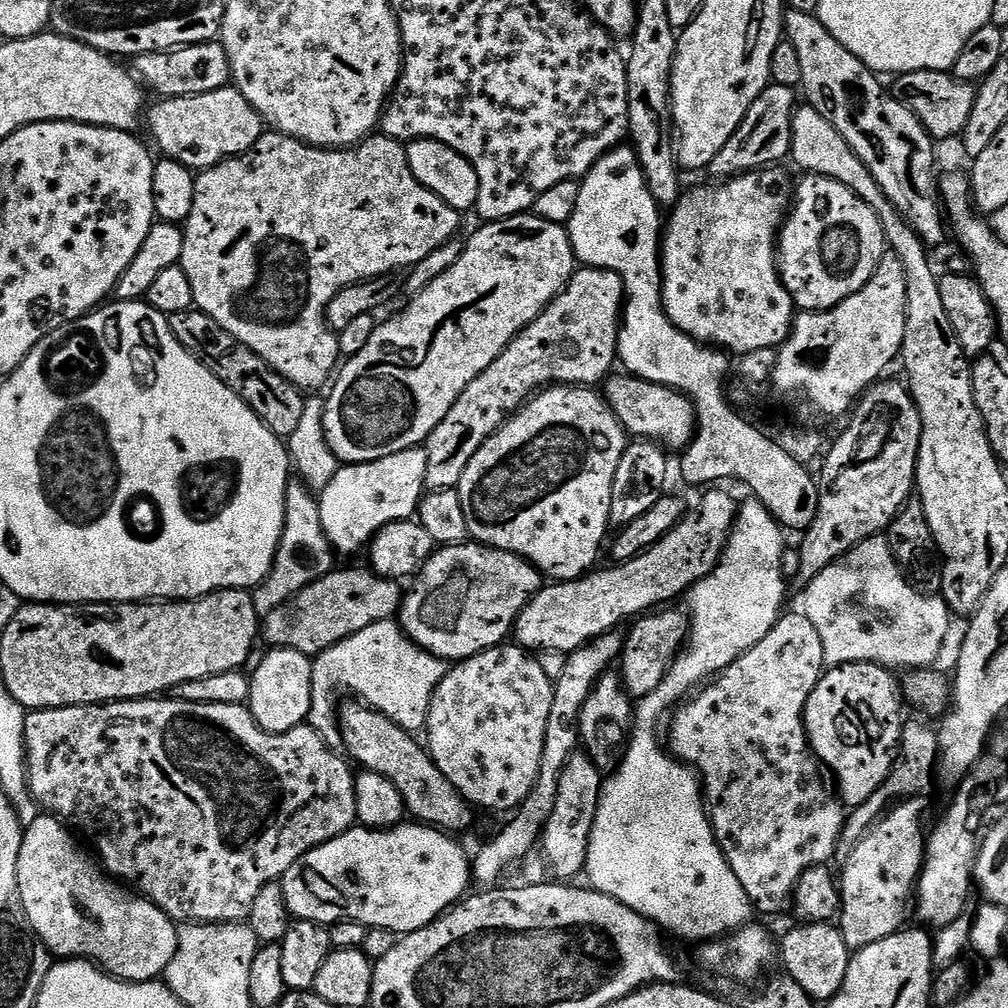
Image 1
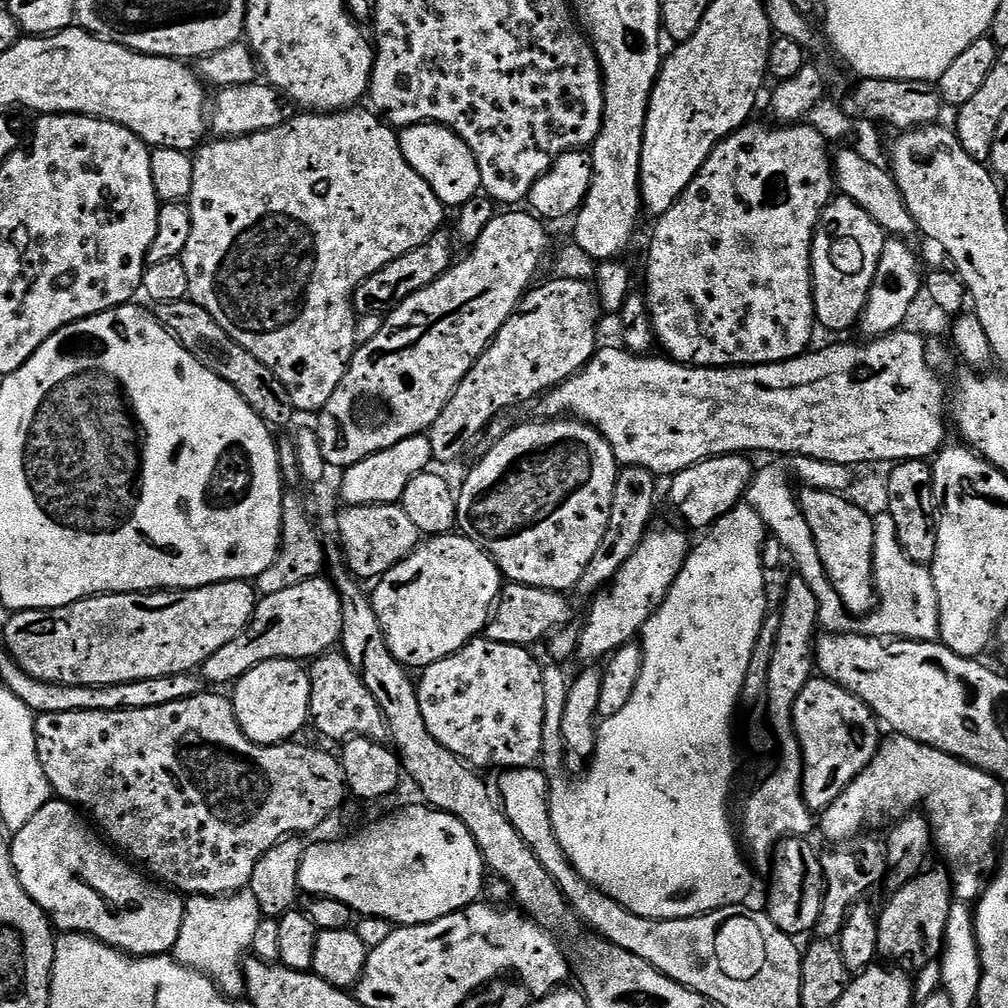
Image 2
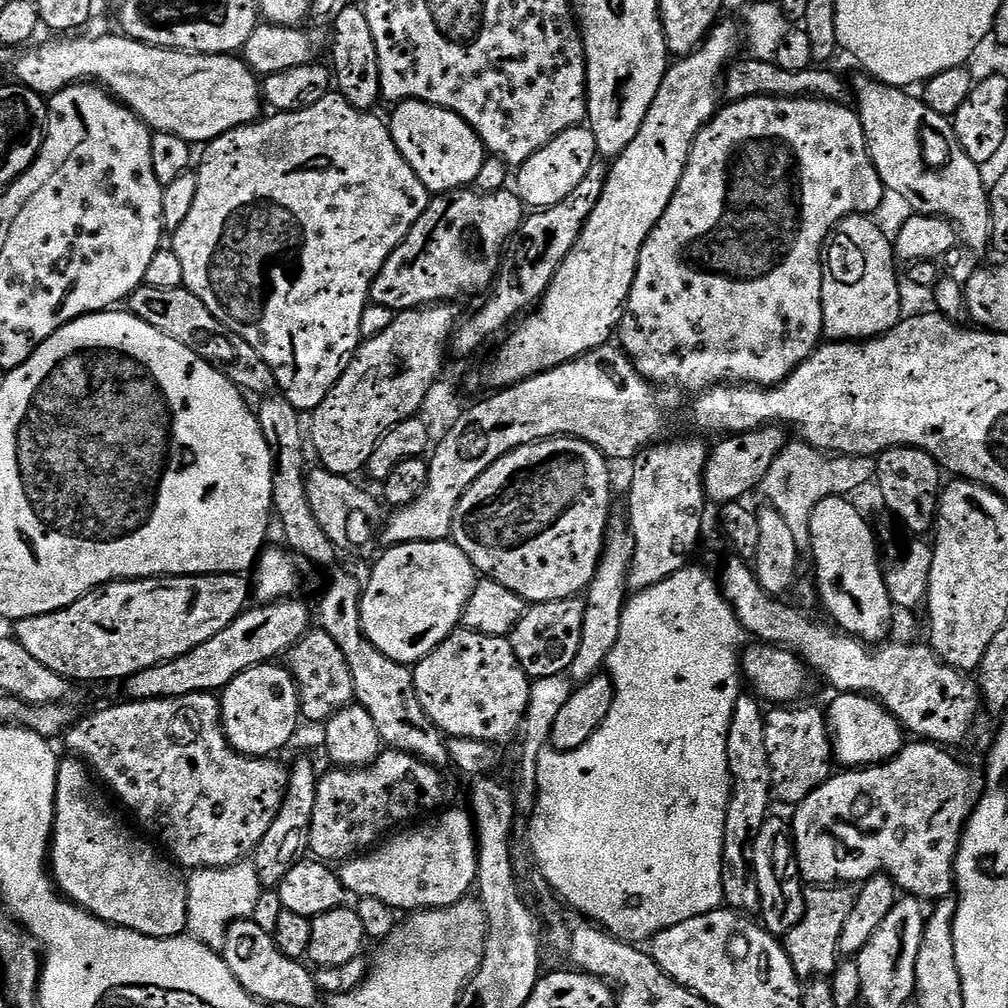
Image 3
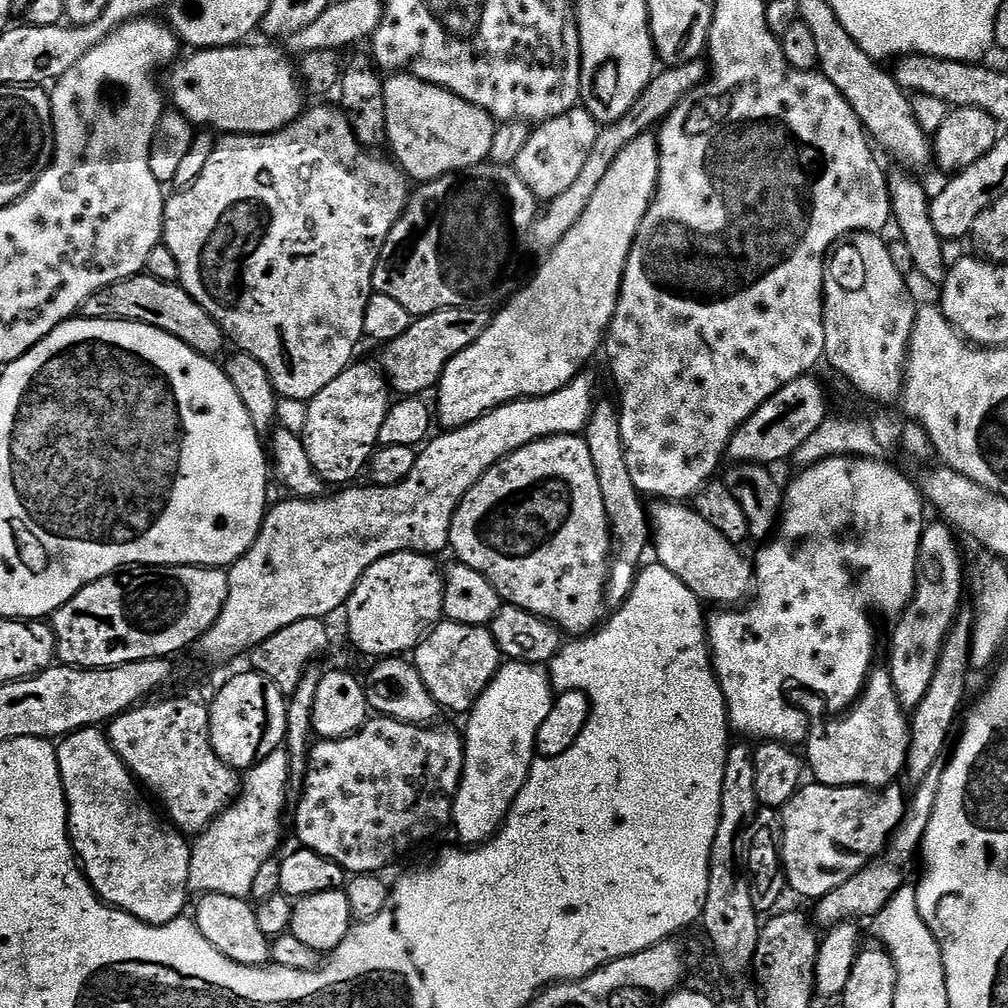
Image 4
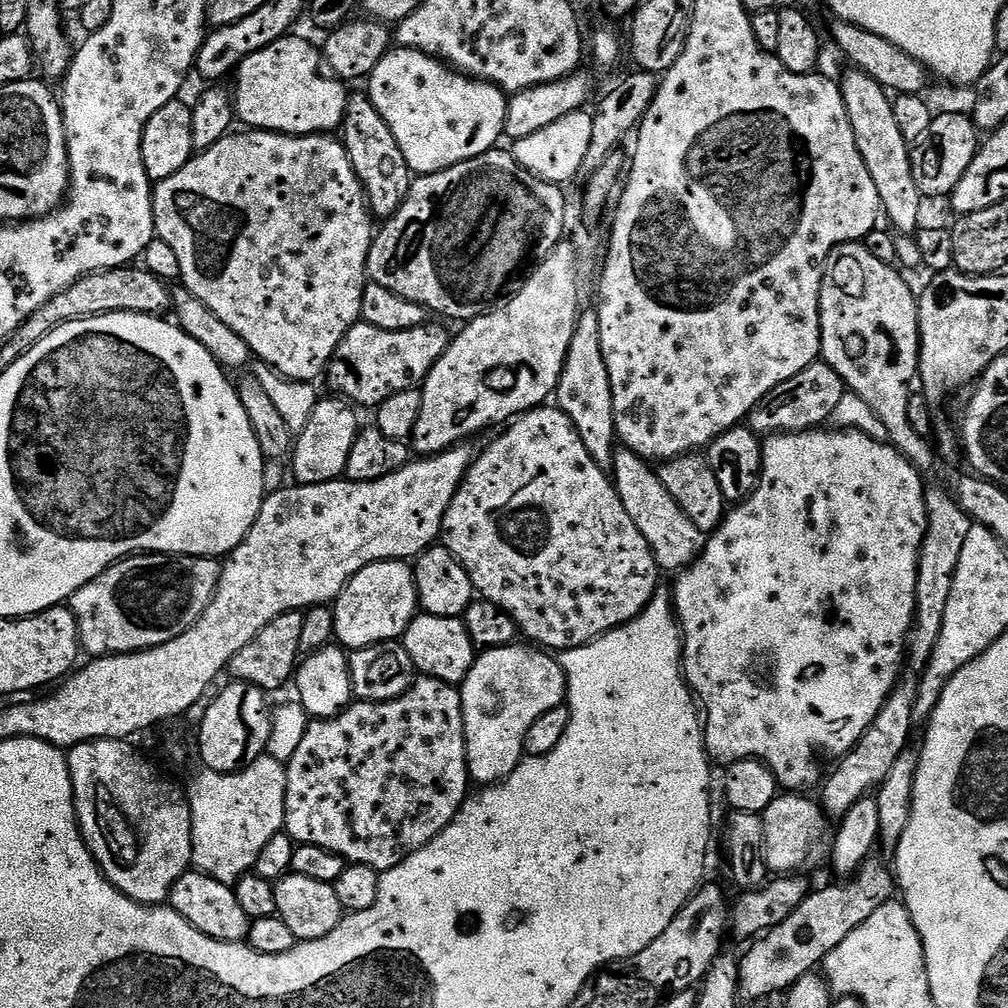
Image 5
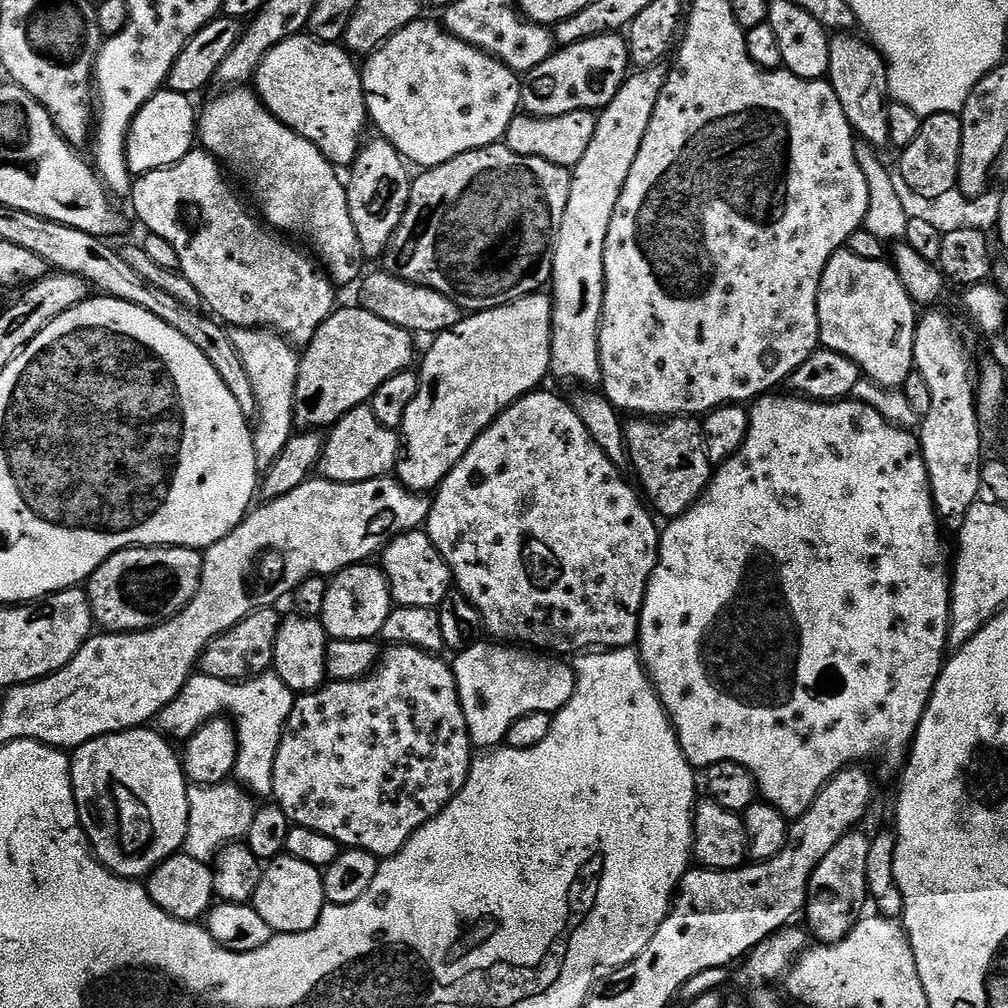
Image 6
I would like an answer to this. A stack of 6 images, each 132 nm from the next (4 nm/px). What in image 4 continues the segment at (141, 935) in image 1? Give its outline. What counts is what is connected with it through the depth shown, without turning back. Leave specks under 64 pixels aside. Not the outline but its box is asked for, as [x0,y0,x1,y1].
[56,727,192,924]

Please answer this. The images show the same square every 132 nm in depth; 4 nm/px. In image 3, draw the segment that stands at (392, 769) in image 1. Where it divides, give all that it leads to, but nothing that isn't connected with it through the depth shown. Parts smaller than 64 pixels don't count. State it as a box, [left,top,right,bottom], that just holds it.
[286,630,356,722]

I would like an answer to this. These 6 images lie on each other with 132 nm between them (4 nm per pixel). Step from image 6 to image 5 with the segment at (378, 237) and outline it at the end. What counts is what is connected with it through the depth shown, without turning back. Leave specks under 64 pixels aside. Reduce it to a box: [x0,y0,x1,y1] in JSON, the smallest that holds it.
[342,93,414,218]

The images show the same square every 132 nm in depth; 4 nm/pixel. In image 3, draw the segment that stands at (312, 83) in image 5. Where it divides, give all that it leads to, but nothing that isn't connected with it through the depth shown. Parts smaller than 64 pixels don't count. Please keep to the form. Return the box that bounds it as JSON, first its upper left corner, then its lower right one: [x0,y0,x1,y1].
[15,34,261,146]

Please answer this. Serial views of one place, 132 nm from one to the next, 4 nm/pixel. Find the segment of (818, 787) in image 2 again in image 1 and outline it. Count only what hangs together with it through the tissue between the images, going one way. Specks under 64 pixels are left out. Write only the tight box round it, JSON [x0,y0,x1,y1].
[804,664,906,809]

